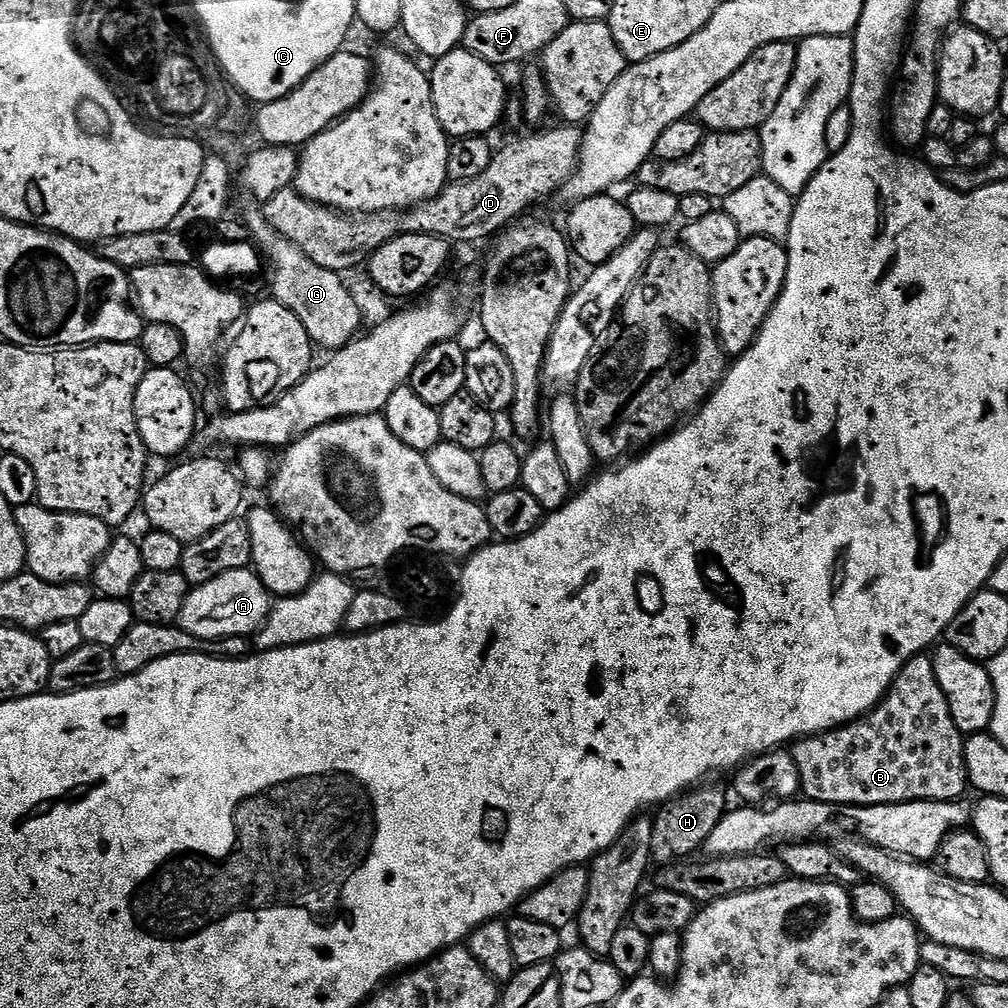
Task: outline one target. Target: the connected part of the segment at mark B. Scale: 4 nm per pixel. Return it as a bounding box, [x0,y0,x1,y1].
[790,654,970,808]

